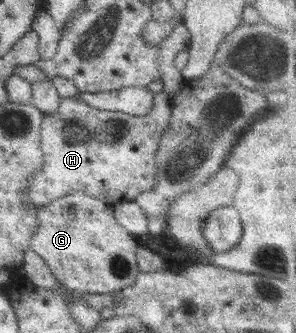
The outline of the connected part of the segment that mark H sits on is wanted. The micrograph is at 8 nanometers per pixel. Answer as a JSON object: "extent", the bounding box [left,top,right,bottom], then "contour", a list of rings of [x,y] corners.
{"extent":[29,91,171,207],"contour":[[[160,91],[156,93],[156,106],[146,115],[132,115],[120,111],[98,110],[76,98],[62,98],[54,114],[43,114],[41,123],[41,150],[44,165],[38,174],[30,178],[29,198],[36,207],[46,206],[70,194],[83,193],[112,207],[122,201],[136,201],[144,192],[156,186],[157,161],[155,160],[159,143],[169,130],[171,116],[170,96]]]}

